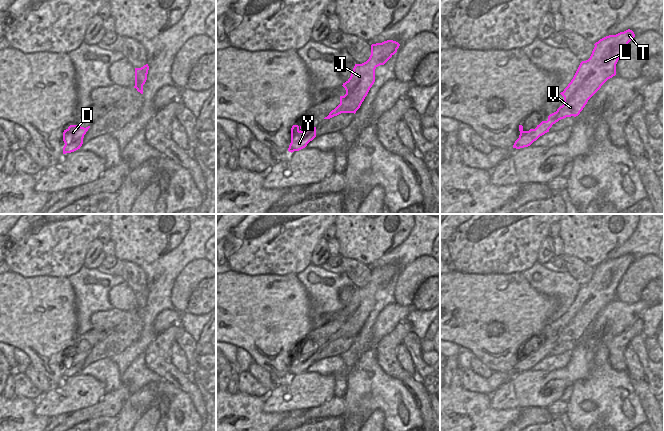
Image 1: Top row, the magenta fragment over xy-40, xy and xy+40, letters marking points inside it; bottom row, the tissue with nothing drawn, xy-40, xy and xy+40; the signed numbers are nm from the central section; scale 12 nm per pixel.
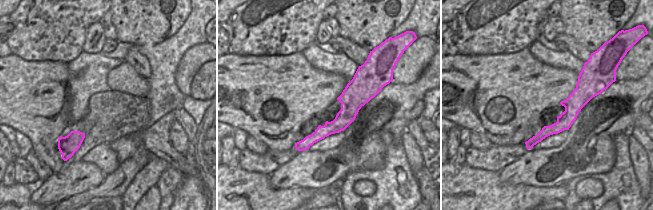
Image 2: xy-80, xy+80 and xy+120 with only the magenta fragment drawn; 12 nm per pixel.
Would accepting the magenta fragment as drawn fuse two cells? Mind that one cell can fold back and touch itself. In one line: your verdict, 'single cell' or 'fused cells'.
single cell

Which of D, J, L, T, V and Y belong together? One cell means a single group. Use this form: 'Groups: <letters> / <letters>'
Groups: D J L T V Y.

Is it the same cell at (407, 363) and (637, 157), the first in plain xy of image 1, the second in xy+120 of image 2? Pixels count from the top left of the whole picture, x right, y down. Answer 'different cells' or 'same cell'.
same cell

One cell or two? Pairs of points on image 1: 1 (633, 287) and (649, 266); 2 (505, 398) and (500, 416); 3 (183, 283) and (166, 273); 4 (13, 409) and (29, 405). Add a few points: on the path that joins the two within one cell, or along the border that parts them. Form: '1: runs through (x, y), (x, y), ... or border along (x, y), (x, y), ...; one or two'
1: runs through (633, 282), (644, 271); one
2: border along (490, 397), (490, 405), (493, 408), (522, 409); two
3: border along (190, 261), (179, 273), (173, 284), (171, 302); two
4: runs through (17, 409), (25, 407); one

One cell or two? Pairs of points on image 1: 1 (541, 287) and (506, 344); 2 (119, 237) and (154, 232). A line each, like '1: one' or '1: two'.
1: two
2: one

